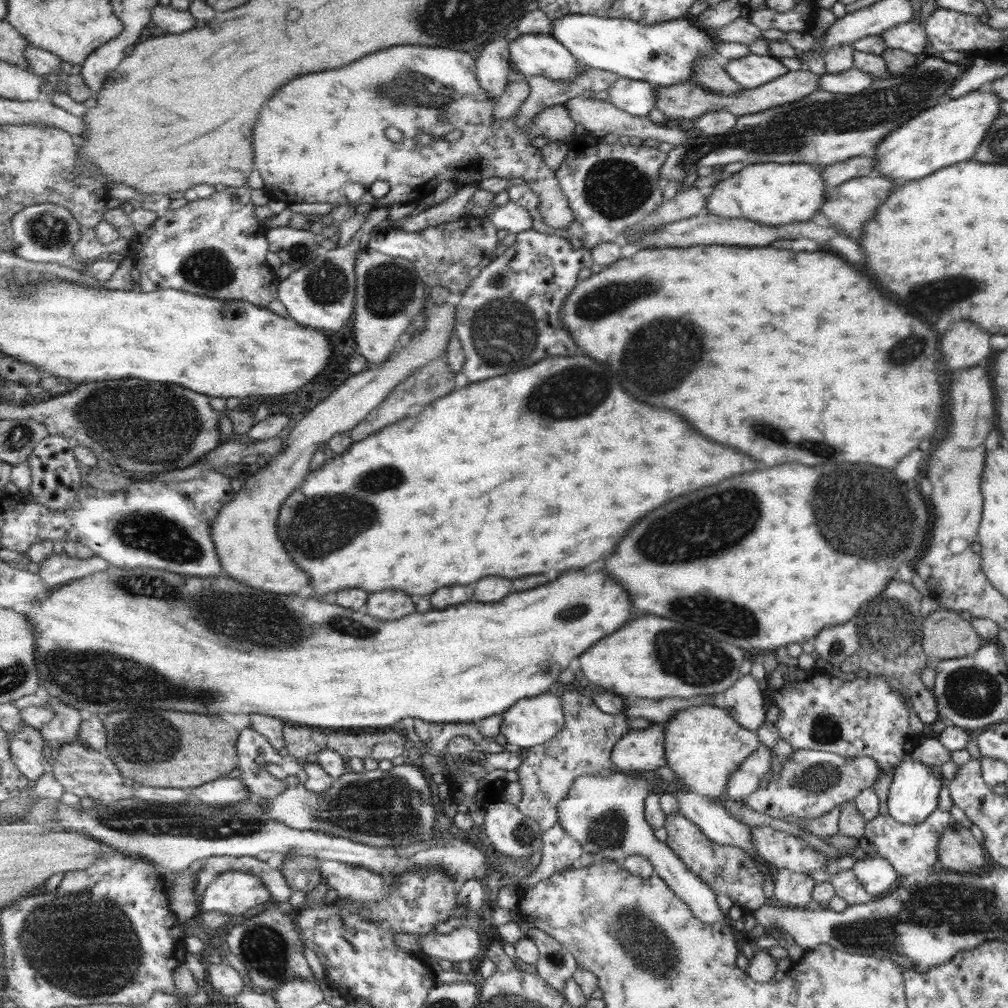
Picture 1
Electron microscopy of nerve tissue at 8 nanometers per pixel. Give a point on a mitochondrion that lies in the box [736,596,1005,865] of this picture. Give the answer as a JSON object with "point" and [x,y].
{"point":[970,691]}

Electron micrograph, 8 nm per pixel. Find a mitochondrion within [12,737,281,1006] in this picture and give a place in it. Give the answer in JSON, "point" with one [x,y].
{"point":[113,969]}

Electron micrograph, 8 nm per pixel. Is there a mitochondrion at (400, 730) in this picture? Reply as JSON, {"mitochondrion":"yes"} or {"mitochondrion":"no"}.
{"mitochondrion":"no"}

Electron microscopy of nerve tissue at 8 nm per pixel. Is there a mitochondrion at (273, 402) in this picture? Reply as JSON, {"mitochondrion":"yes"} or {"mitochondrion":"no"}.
{"mitochondrion":"no"}

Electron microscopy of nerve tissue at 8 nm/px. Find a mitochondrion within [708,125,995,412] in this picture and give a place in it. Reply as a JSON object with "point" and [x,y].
{"point":[928,301]}

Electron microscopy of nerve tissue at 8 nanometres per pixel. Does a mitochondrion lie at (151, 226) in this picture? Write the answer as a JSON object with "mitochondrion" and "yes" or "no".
{"mitochondrion":"no"}

